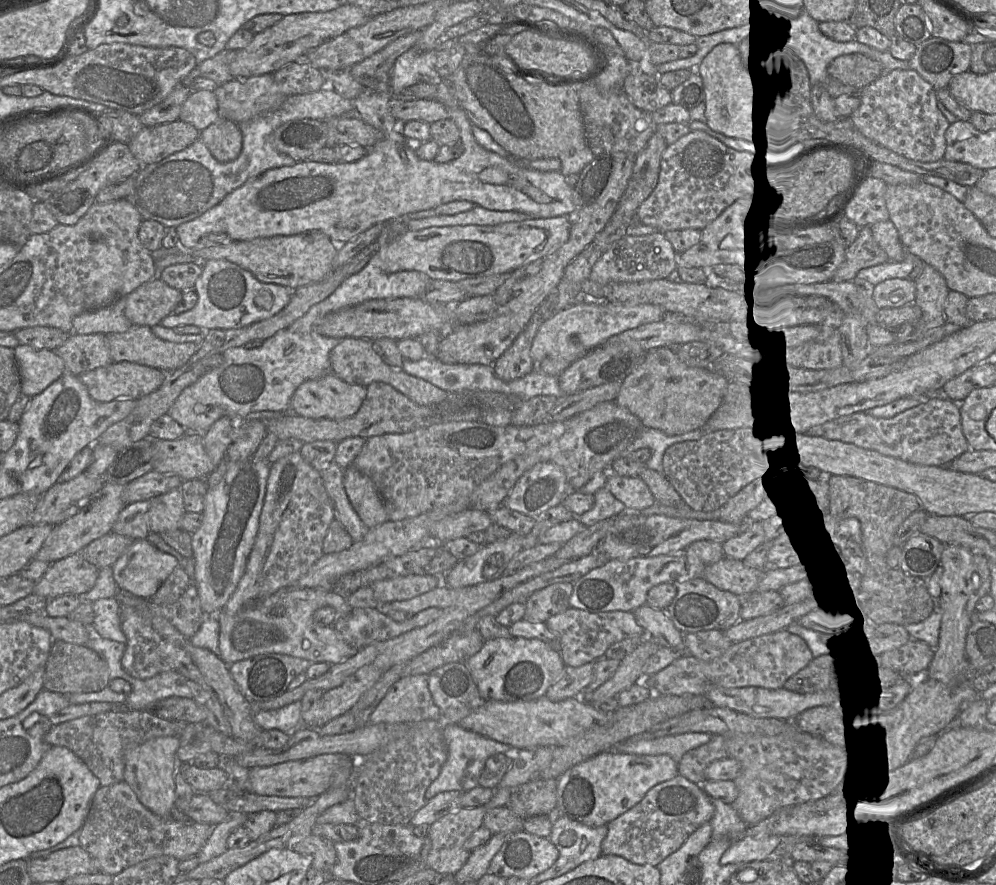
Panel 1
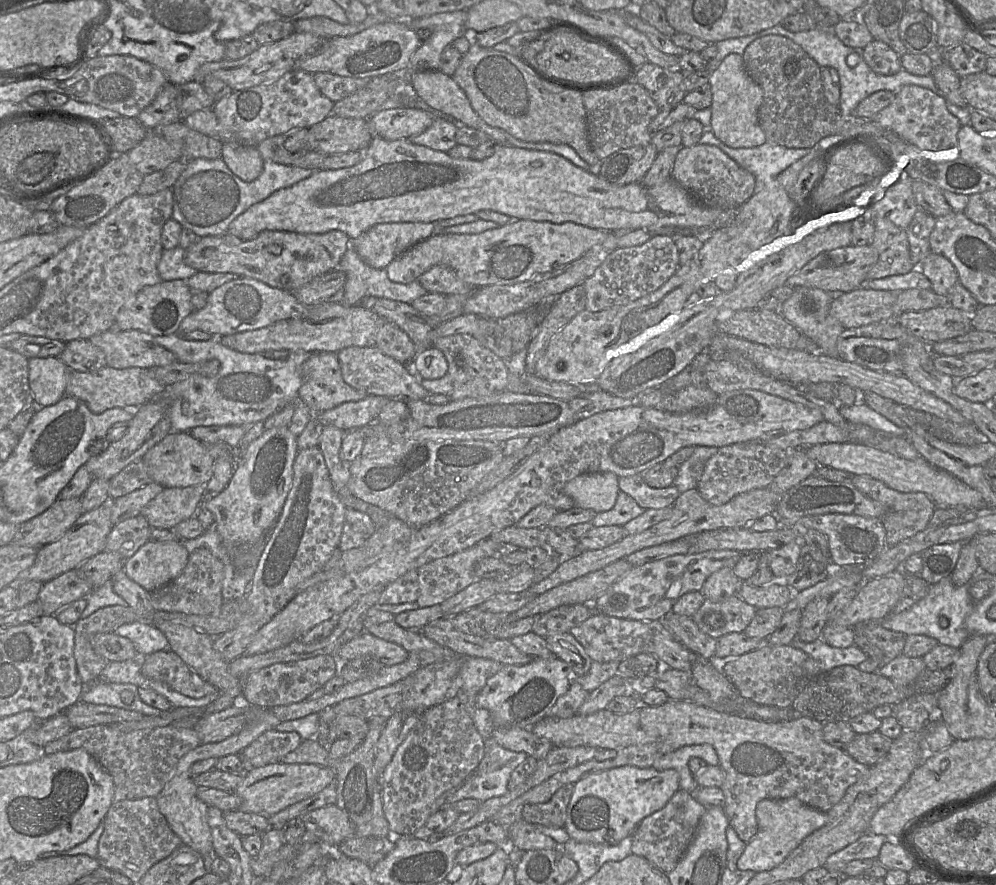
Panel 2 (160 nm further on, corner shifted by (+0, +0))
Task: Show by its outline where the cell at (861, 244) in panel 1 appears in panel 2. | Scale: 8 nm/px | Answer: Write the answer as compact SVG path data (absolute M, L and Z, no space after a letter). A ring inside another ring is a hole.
M886 217L874 219L875 232L871 246L878 252L878 261L867 274L867 280L909 273L918 268L911 259L906 229L895 225Z

